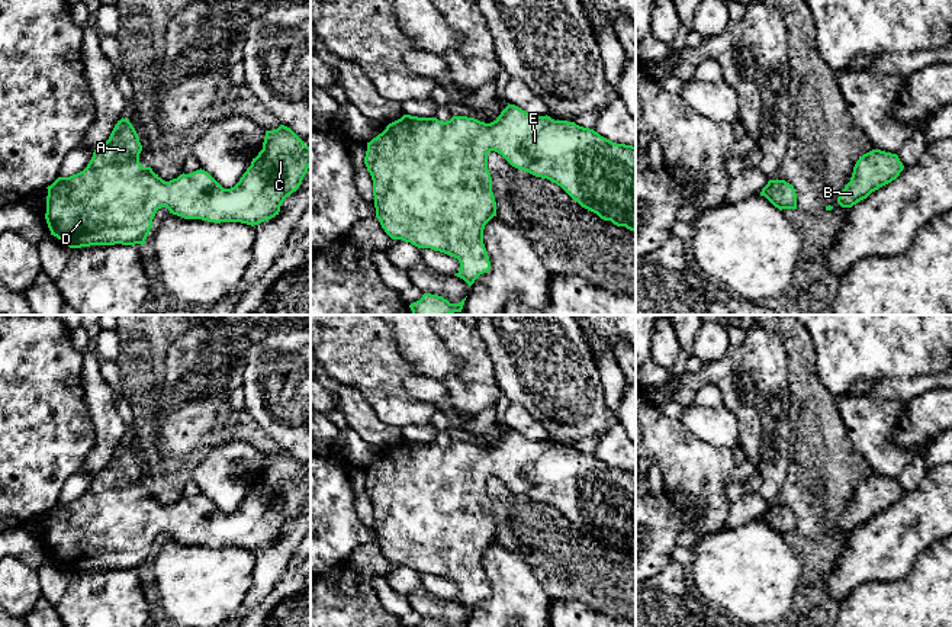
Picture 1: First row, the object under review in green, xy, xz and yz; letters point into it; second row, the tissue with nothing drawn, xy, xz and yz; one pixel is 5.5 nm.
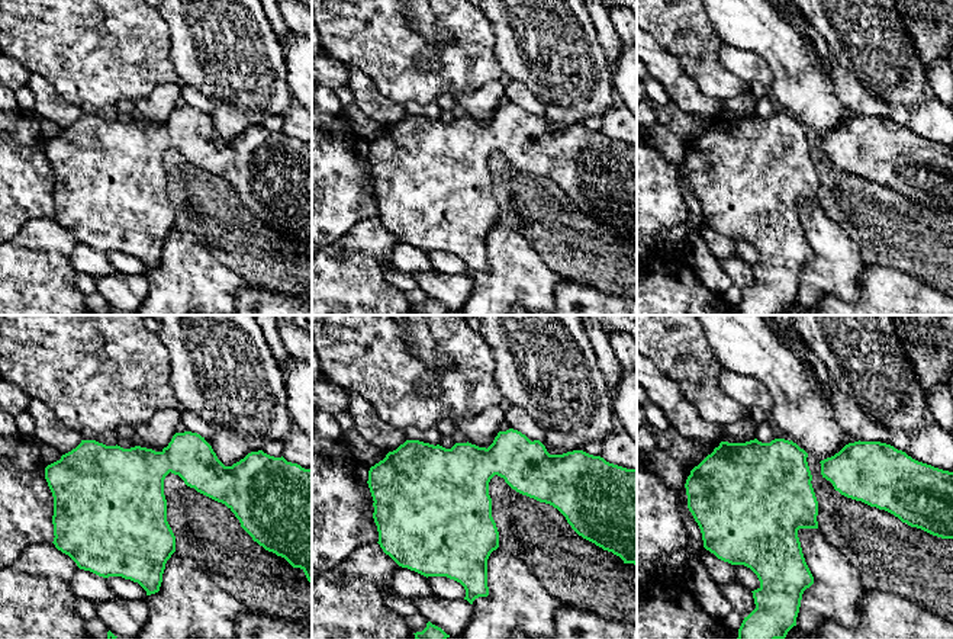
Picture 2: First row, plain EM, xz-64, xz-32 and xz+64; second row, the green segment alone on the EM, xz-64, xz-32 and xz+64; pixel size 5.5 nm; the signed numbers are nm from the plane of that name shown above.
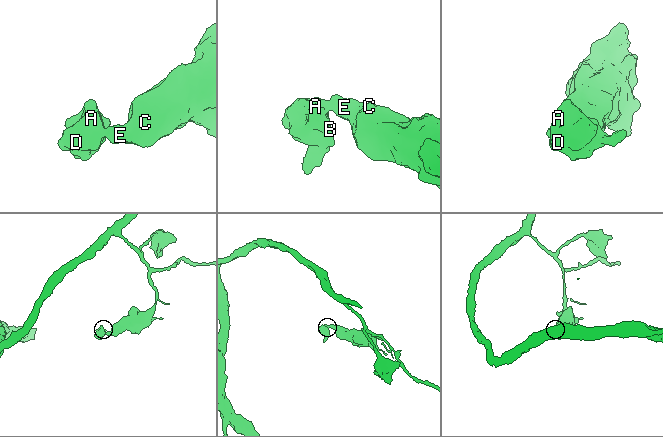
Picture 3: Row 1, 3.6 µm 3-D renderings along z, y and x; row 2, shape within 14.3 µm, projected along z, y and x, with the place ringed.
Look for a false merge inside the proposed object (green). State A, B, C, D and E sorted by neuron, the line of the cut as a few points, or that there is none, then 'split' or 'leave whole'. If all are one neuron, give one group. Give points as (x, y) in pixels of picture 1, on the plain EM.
groups A B C D E; cut none; leave whole

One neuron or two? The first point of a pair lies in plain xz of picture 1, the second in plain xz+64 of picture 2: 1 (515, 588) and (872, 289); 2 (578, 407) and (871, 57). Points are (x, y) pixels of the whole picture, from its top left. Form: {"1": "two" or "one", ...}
{"1": "two", "2": "one"}

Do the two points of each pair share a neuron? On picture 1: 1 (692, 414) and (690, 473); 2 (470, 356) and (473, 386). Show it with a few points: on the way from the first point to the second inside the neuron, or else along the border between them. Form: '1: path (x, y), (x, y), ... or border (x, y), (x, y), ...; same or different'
1: border (679, 418), (687, 428), (703, 440), (721, 446); different
2: path (473, 363), (473, 379); same

